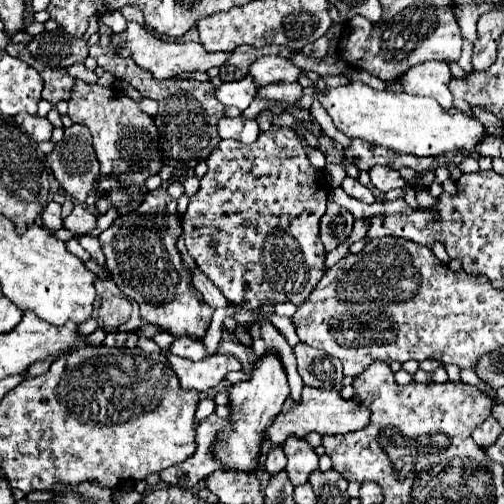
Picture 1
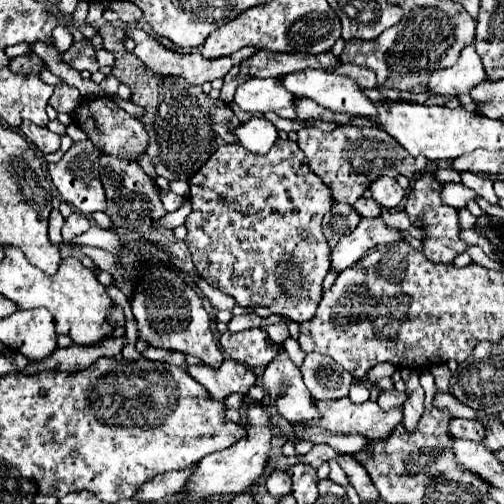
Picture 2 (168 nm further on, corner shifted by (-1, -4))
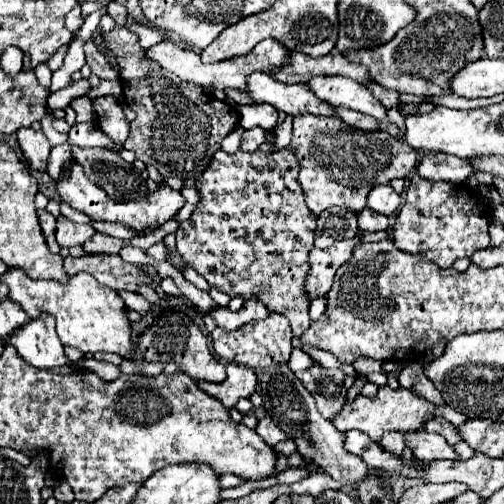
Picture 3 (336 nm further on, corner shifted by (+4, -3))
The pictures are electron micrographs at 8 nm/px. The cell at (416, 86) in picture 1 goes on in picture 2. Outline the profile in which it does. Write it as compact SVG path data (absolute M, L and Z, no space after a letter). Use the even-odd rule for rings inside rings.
M472 45L464 47L458 63L452 69L440 69L430 77L430 93L438 93L438 95L462 95L462 93L470 93L472 87L476 87L478 83L484 81L492 81L486 77L484 65L476 53L476 49Z

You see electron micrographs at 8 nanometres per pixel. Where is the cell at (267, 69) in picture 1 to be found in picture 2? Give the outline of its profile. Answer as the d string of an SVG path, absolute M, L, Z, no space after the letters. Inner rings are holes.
M304 69L304 71L296 71L292 75L286 75L284 79L280 79L284 83L284 87L288 87L288 91L292 91L296 97L308 97L314 99L318 105L332 109L332 111L344 111L350 115L362 115L362 117L374 117L378 115L376 105L364 95L362 87L342 75L336 75L332 71L324 71L324 69Z

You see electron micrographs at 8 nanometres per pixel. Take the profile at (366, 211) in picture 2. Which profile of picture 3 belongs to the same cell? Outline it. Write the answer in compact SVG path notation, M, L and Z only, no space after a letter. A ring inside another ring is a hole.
M363 208L363 210L357 214L357 218L359 218L359 228L361 228L363 232L387 230L387 226L389 226L387 216L383 216L383 214L373 214L373 212L367 210L367 208Z

